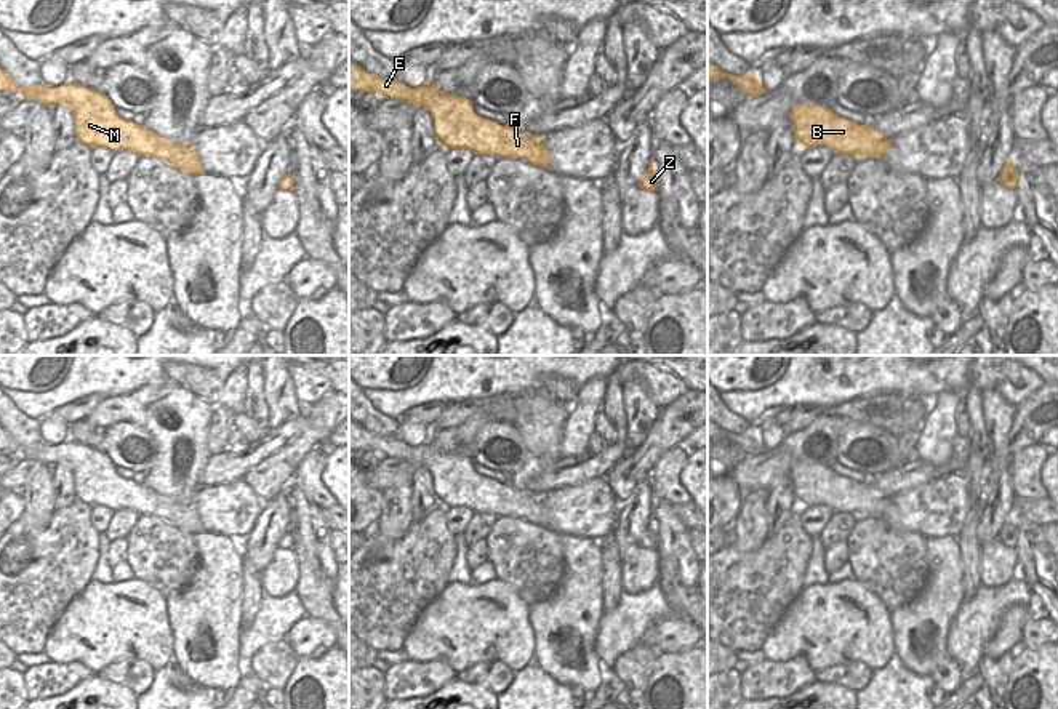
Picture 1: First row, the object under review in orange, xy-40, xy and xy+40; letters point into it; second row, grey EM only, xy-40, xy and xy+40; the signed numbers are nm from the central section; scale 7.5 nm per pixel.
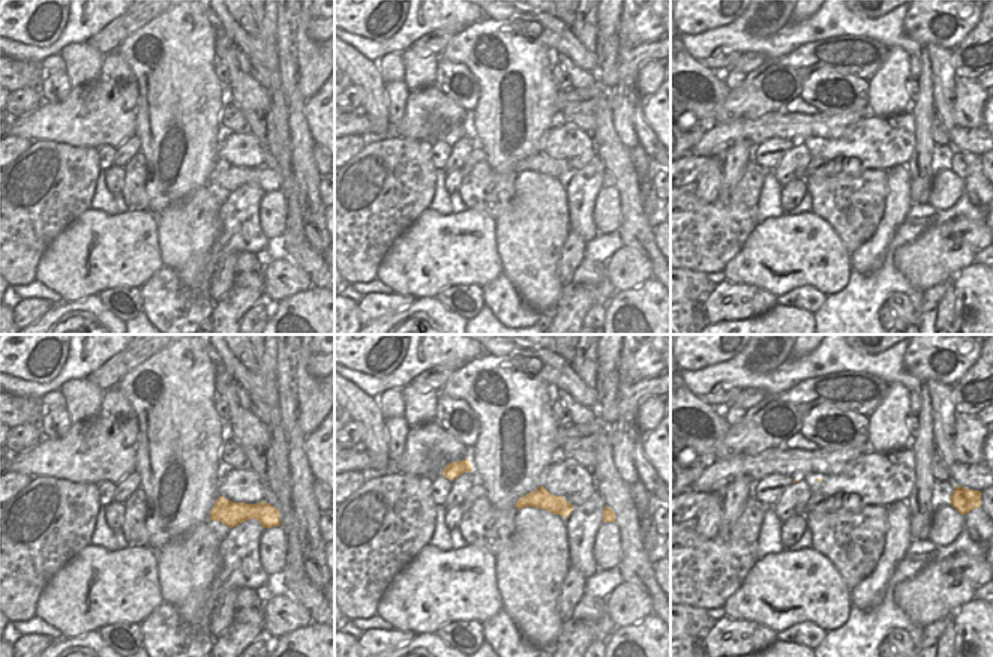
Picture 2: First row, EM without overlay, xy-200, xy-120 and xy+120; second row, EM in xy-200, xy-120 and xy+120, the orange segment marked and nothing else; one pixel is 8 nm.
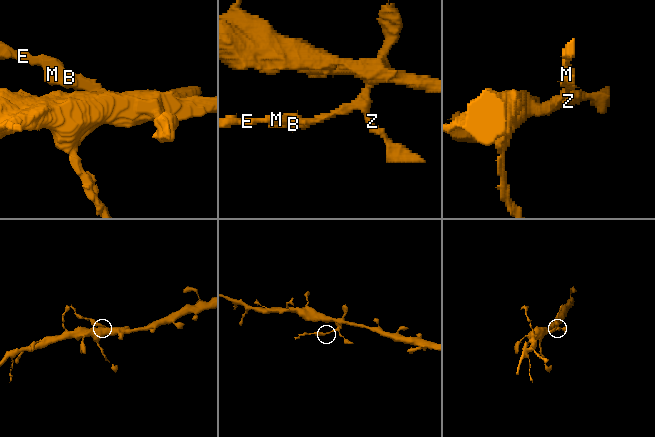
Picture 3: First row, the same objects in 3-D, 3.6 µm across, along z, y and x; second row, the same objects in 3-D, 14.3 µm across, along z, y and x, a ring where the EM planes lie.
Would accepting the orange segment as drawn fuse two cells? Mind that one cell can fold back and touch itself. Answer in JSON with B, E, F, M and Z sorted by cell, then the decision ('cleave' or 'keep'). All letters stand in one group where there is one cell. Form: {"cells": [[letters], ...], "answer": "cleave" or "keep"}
{"cells": [["B", "E", "F", "M"], ["Z"]], "answer": "cleave"}

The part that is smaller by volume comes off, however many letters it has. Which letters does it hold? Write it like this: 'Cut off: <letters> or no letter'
Cut off: B, E, F, M

